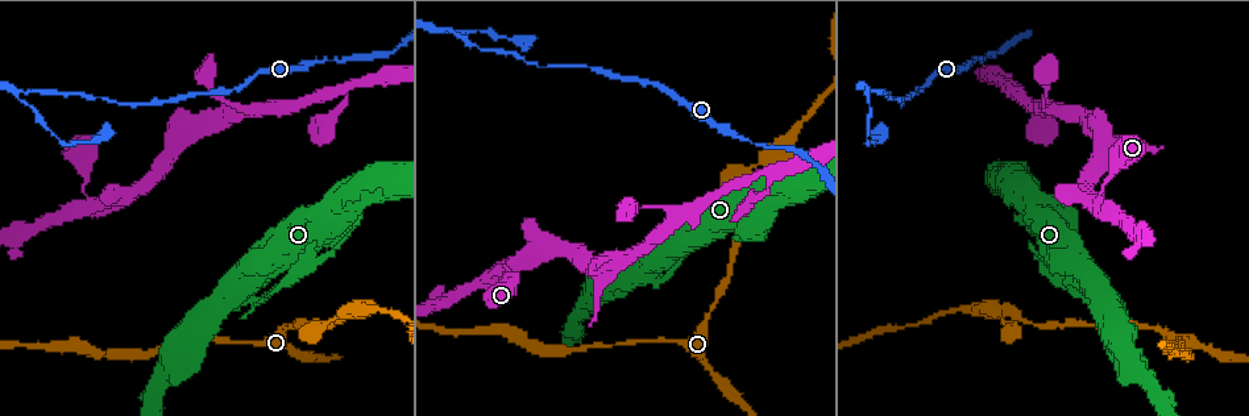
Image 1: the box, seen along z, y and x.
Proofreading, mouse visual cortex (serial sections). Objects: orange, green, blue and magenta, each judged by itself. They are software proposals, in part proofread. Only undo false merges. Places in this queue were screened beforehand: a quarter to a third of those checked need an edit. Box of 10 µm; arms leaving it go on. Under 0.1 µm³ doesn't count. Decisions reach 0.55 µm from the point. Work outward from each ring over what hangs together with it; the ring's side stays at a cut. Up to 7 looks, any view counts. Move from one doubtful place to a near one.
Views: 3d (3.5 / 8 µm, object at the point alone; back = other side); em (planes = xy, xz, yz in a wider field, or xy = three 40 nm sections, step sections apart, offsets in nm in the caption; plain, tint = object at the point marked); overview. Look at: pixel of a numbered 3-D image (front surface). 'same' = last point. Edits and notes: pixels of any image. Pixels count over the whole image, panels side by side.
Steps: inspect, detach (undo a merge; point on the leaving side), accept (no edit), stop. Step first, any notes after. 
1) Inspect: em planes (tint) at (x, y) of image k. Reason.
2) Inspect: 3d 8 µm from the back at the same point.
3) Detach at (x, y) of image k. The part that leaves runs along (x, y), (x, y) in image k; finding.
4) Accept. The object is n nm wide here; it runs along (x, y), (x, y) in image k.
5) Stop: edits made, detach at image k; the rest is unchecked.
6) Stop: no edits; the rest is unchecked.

Inspect: 3d 3.5 µm at (759, 233) of image 1.

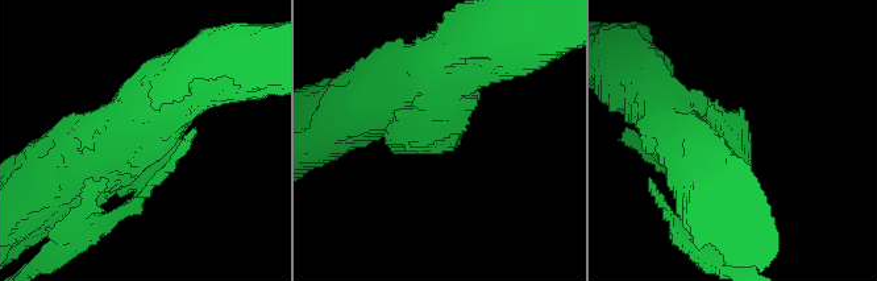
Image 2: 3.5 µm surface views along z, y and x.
Inspect: em xy step 1 (tint) at (442, 133) of image 2. Need the tissue.

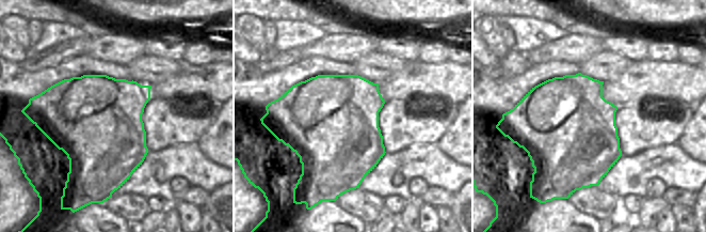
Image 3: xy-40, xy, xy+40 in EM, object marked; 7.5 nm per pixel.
Detach at (410, 145) of image 2. The object is 700 nm wide here; two cells meet here.

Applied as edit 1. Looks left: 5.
Inspect: em xy step 1 (tint) at (994, 308) of image 1. Arms part here.

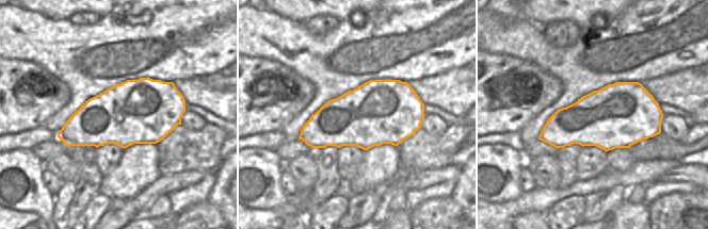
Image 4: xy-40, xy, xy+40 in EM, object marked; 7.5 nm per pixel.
Inspect: 3d 3.5 µm at the same point. Wider look.

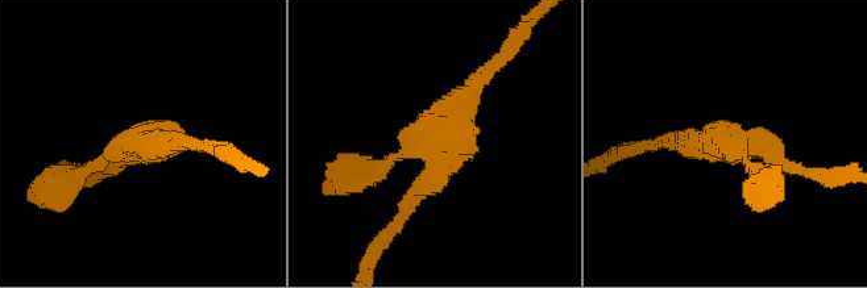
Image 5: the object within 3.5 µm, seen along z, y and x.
Accept. The object is 480 nm wide here; it runs along (403, 212), (488, 70) in image 5; all the same cell.

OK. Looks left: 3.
Inspect: 3d 3.5 µm at (511, 264) of image 1.

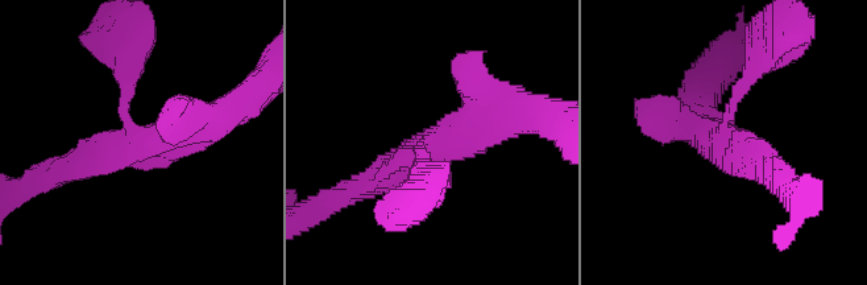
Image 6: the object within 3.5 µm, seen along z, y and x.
Inspect: em xy step 5 (tint) at (436, 141) of image 6. Need the tissue.

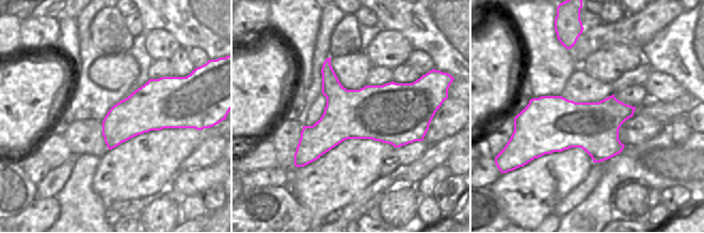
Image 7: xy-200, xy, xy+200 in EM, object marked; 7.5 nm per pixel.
Accept. 3 arms meet here; the arms are 250, 300, 400 nm wide; it runs along (422, 180), (422, 143), (507, 112) in image 6; continuous, no second cell.

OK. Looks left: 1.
Stop: edits made, detach at image 2; the rest is unchecked.

